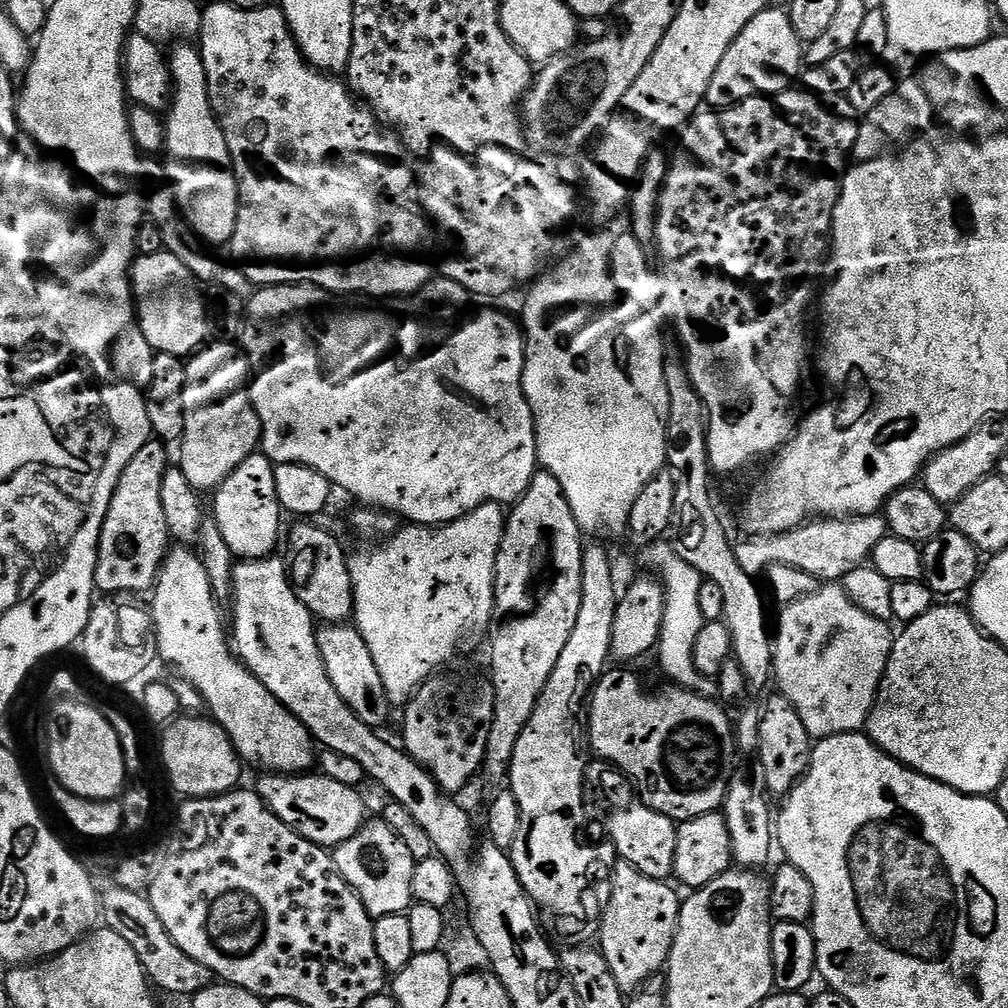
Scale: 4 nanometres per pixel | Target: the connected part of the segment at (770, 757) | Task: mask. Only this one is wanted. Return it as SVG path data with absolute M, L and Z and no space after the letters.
M774 694L762 707L760 717L760 750L762 774L766 774L766 786L773 797L783 798L803 778L812 761L814 739L807 732L805 723L798 716L794 703L781 694Z

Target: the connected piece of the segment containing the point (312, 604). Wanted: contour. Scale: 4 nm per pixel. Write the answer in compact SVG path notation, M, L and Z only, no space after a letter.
M296 522L292 528L292 533L287 533L288 556L286 563L288 566L288 580L292 584L294 594L298 594L298 602L310 610L310 614L317 621L324 624L347 624L353 619L354 594L352 593L352 575L348 569L348 560L344 556L344 548L327 532L324 528L315 528L312 522Z

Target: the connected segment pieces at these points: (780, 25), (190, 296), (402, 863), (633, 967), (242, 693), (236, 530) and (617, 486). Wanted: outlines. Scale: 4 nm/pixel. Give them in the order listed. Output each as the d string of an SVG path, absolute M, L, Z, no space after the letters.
M773 6L750 18L750 22L746 22L746 30L734 38L730 50L726 50L722 62L718 62L714 78L710 78L706 100L713 109L719 110L731 108L752 96L787 92L791 85L788 83L795 76L797 79L801 72L802 41L798 34L794 34L787 11L783 7Z
M166 251L158 254L146 254L145 256L137 255L136 259L132 261L130 275L136 318L146 342L152 347L153 353L161 352L185 358L191 357L210 336L206 296L196 277L190 274L190 270L181 260L174 258L174 254Z
M372 818L361 826L358 834L334 849L336 868L342 878L358 894L362 906L366 906L369 916L405 915L414 901L410 882L414 882L415 858L406 850L402 838L390 830L383 819Z
M623 862L617 863L612 874L612 897L608 908L600 920L598 933L598 948L604 953L606 962L614 974L614 982L625 994L639 990L651 976L657 975L667 965L668 955L676 937L676 927L680 921L681 897L676 897L676 892L671 888L671 883L646 878L634 866Z
M176 546L169 551L165 561L160 566L160 574L156 577L156 583L151 589L150 597L152 596L152 624L154 626L154 632L156 634L156 648L160 651L160 656L173 668L175 675L184 679L188 683L192 683L197 690L200 691L202 698L204 699L207 711L210 713L211 719L220 724L222 730L226 732L229 738L232 740L233 746L236 748L236 753L240 757L241 761L249 764L257 764L258 767L264 768L260 770L267 770L272 774L304 774L309 771L308 768L317 763L318 752L314 747L314 741L312 734L306 730L306 726L301 720L297 718L290 710L286 710L282 706L282 702L278 702L278 698L274 698L274 694L270 694L270 690L266 690L266 686L262 686L262 682L258 682L258 678L254 673L248 671L239 659L234 655L233 645L230 643L229 633L226 631L226 624L220 621L220 609L221 605L212 595L210 586L210 578L207 577L206 566L204 561L191 547L188 546Z
M254 454L226 478L215 489L216 501L212 504L210 516L216 520L222 539L237 561L267 560L277 551L276 543L281 543L280 516L282 509L278 502L278 490L274 486L276 469L271 460L263 454Z
M592 232L584 237L576 249L557 266L553 272L545 271L542 278L527 289L528 297L524 300L524 397L530 402L530 410L536 423L536 459L539 467L545 472L554 474L562 486L562 494L566 494L566 502L570 502L570 510L574 510L574 518L578 522L581 533L593 532L593 537L620 536L628 531L628 519L638 494L646 490L646 482L654 478L665 467L668 458L666 446L666 426L670 414L670 394L666 390L664 377L664 353L666 345L660 337L660 328L647 316L645 309L639 304L632 304L617 292L610 278L610 249L614 247L613 233Z

